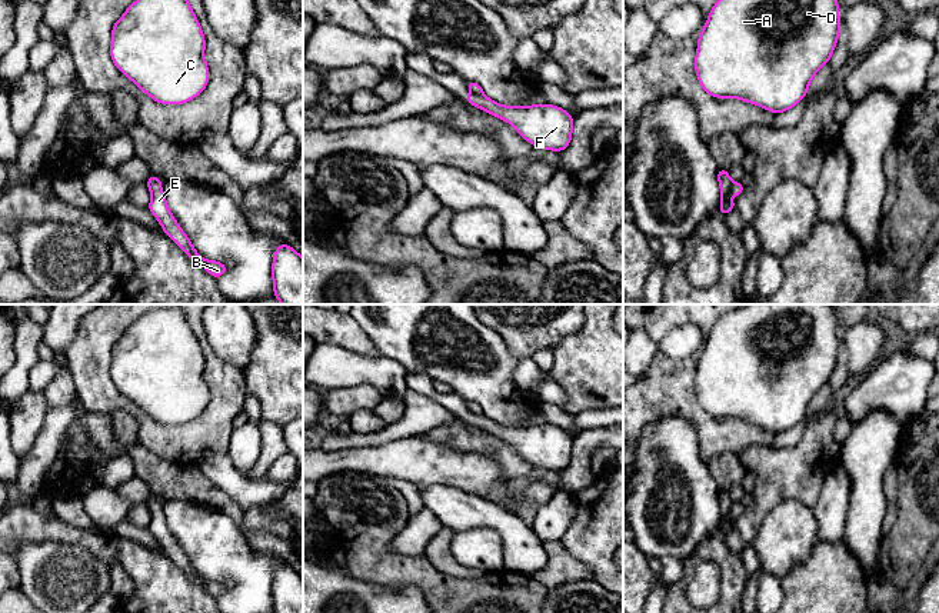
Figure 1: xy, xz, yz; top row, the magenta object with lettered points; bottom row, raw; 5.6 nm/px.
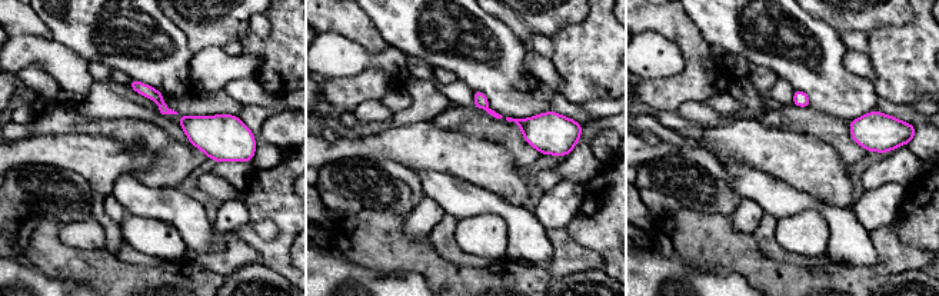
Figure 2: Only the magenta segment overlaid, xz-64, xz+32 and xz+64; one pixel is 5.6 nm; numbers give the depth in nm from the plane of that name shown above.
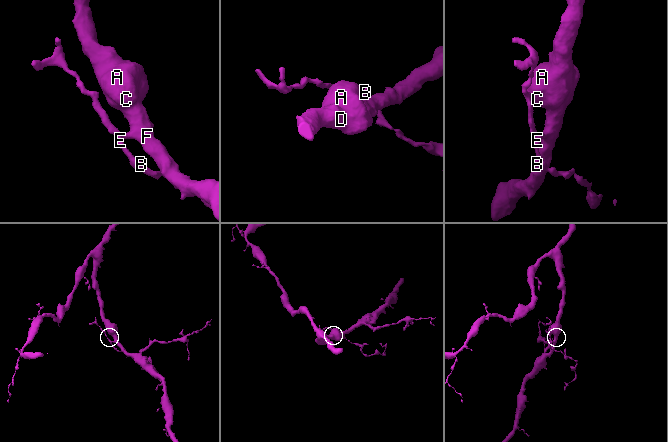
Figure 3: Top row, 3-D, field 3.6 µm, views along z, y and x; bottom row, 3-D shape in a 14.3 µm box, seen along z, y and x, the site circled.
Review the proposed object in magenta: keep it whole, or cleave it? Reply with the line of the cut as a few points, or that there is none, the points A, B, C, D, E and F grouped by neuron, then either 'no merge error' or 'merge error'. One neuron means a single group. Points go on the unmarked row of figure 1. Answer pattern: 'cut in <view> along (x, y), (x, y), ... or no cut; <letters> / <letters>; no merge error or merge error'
cut in xz along (470, 412), (482, 415); A C D F / B E; merge error

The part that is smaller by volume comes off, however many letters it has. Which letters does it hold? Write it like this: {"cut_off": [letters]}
{"cut_off": ["B", "E"]}

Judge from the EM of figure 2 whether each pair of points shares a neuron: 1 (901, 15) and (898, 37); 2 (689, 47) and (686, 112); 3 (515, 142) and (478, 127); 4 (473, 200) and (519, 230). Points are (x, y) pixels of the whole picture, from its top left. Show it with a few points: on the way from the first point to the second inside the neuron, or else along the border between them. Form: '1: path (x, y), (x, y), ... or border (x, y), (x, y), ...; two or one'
1: border (913, 15), (906, 23), (878, 26), (868, 33); two
2: border (705, 103), (685, 102), (676, 110); two
3: path (506, 133), (486, 127); one
4: path (486, 202), (498, 205), (510, 218); one

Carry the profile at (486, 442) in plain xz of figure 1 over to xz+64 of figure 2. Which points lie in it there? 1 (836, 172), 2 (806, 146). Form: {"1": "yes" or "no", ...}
{"1": "no", "2": "no"}

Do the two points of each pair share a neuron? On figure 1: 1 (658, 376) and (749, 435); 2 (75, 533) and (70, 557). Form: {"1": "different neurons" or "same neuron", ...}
{"1": "same neuron", "2": "different neurons"}

